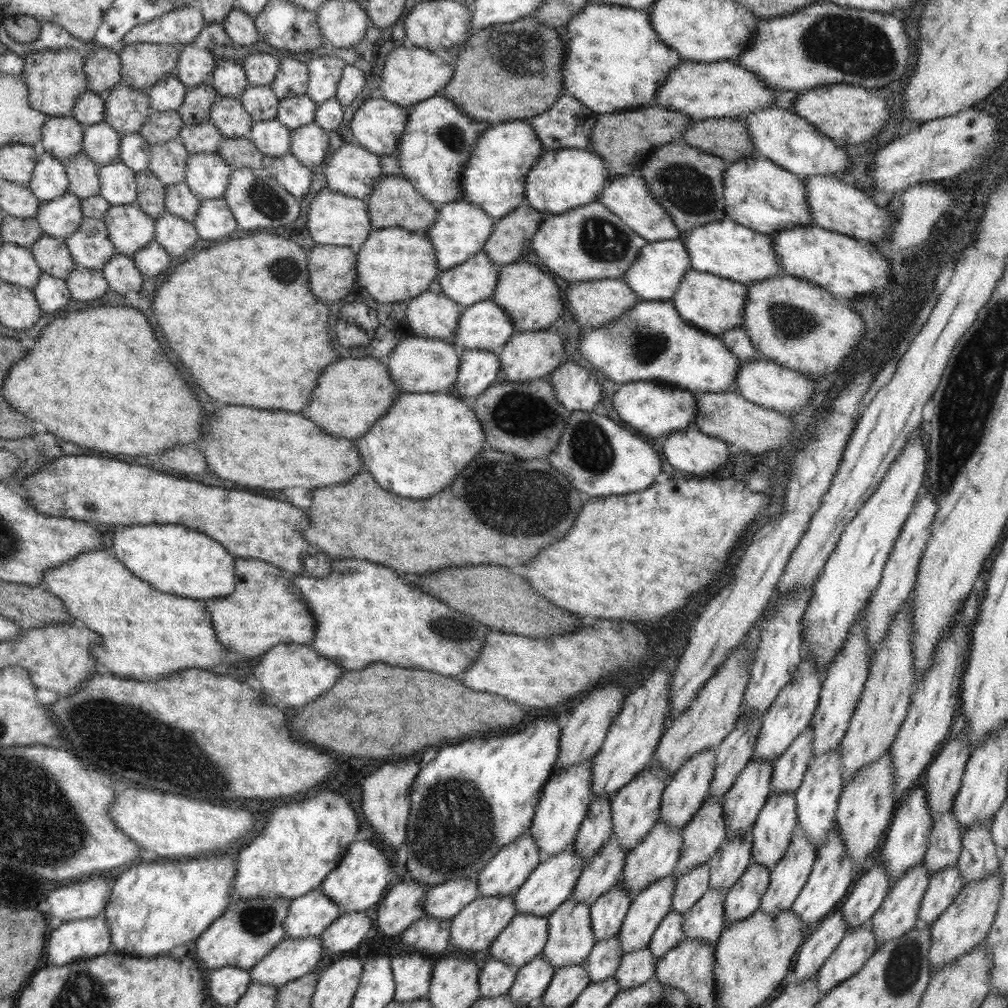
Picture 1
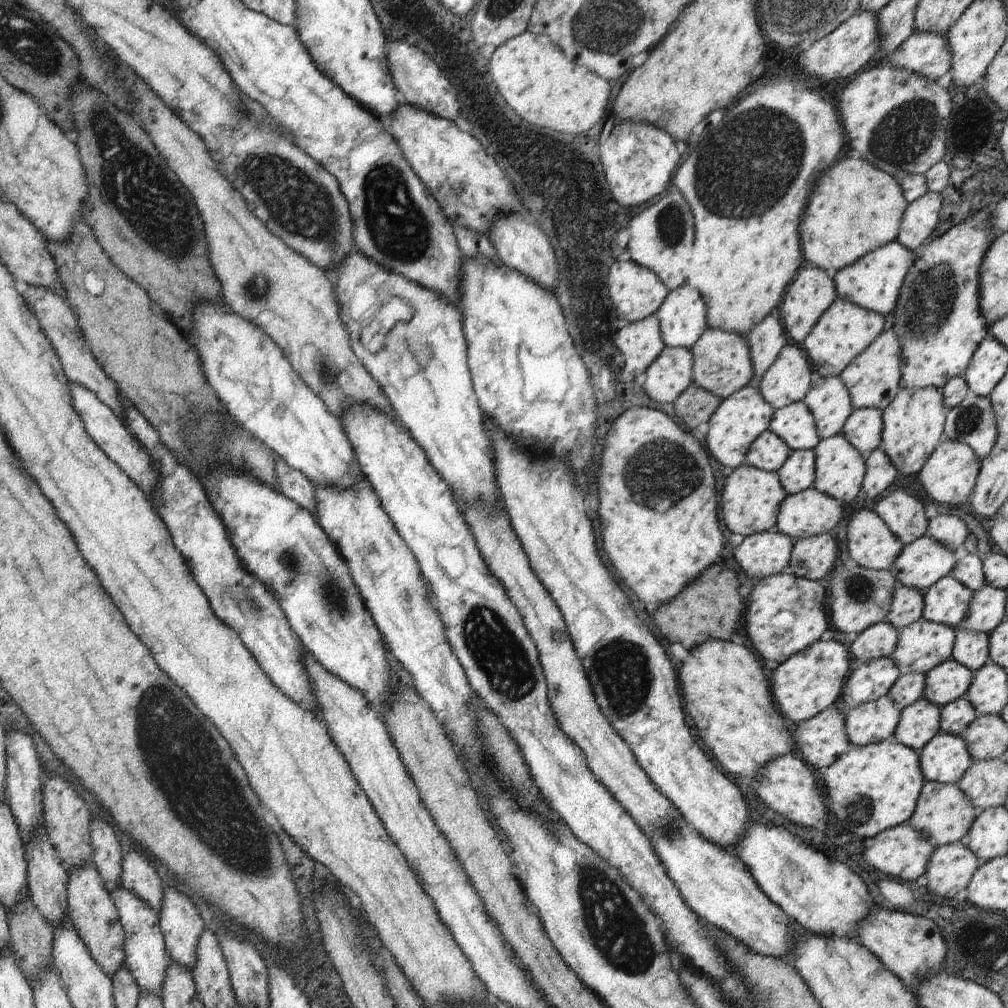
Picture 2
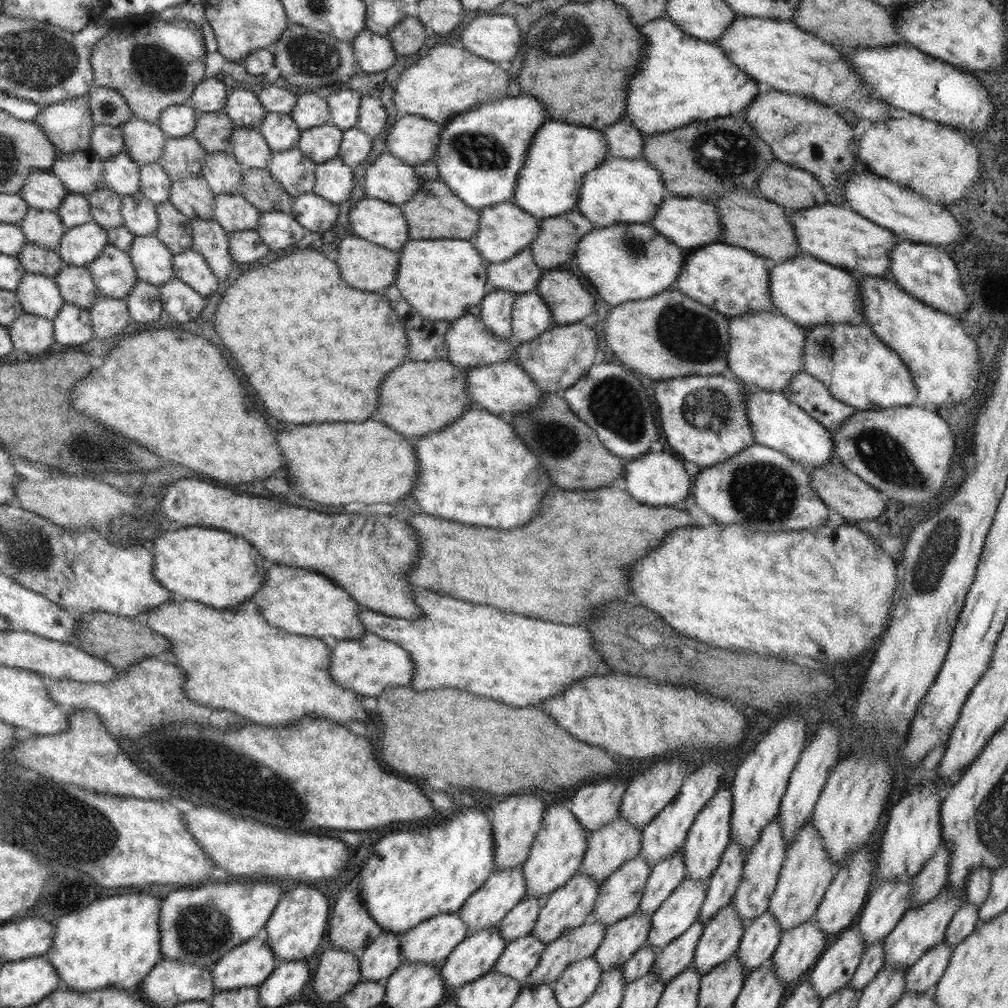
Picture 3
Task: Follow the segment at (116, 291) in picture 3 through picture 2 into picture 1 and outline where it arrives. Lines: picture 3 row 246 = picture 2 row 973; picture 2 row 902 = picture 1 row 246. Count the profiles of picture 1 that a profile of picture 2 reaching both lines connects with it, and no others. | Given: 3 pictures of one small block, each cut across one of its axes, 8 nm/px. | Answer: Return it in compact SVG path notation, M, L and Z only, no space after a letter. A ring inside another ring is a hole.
M83 217L82 224L65 243L77 266L102 270L108 259L115 254L103 219Z

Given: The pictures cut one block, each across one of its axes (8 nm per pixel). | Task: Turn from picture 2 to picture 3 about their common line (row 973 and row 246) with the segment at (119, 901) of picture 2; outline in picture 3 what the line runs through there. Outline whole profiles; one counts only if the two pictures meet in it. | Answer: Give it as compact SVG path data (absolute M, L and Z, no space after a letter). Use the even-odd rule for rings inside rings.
M155 235L134 236L128 255L140 280L161 287L175 278L173 254Z

